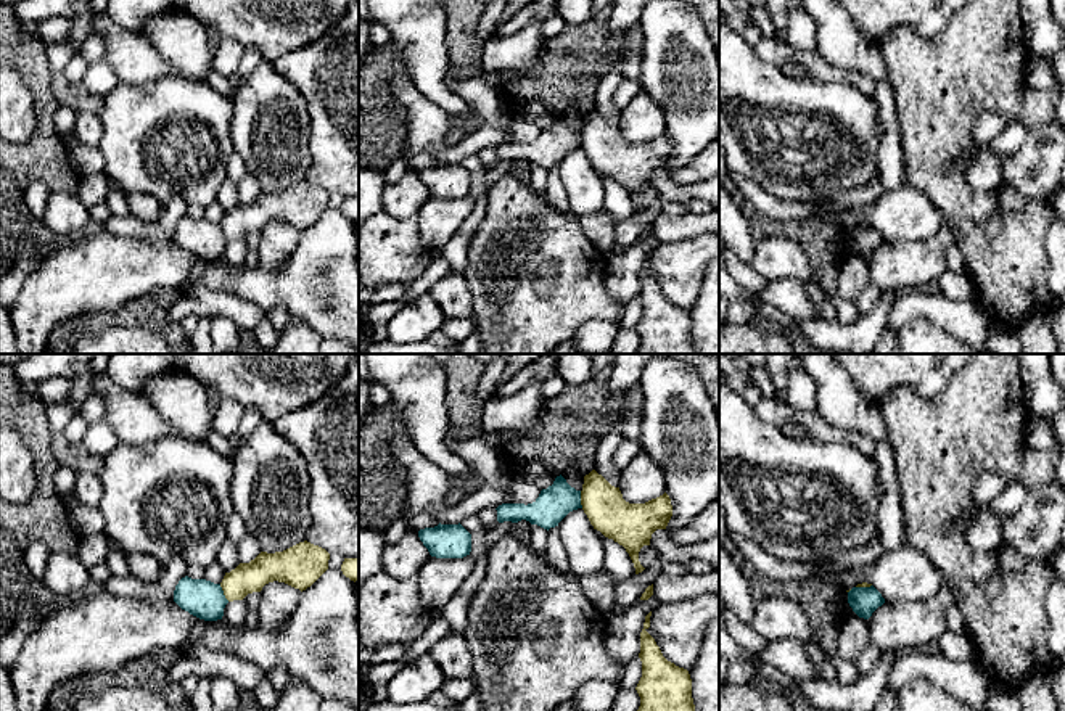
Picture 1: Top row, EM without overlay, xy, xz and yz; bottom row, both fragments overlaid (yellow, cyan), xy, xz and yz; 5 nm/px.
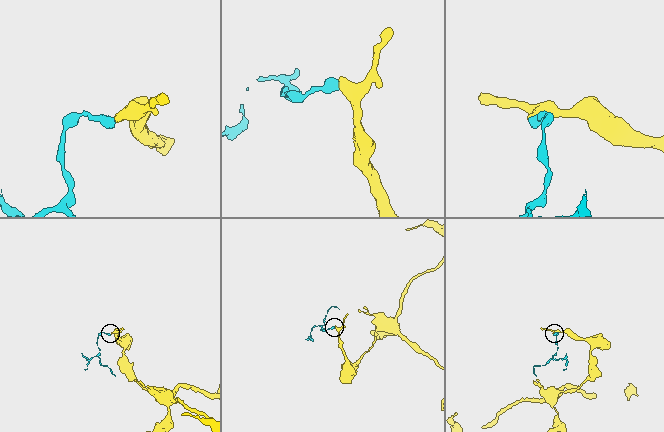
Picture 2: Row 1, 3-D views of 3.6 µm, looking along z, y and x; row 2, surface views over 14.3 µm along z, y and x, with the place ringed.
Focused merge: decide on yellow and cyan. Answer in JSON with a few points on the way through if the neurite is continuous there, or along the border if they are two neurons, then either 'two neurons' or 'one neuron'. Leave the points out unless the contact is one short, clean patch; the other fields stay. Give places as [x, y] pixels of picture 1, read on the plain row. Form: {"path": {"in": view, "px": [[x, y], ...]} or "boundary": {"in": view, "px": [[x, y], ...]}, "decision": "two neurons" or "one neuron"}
{"boundary": {"in": "xy", "px": [[219, 224], [229, 240]]}, "decision": "two neurons"}

